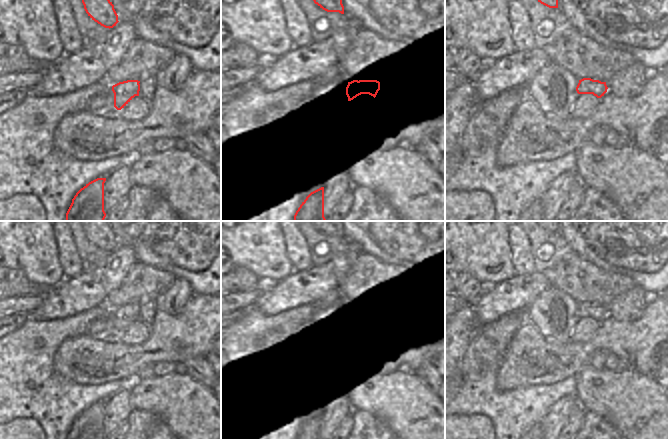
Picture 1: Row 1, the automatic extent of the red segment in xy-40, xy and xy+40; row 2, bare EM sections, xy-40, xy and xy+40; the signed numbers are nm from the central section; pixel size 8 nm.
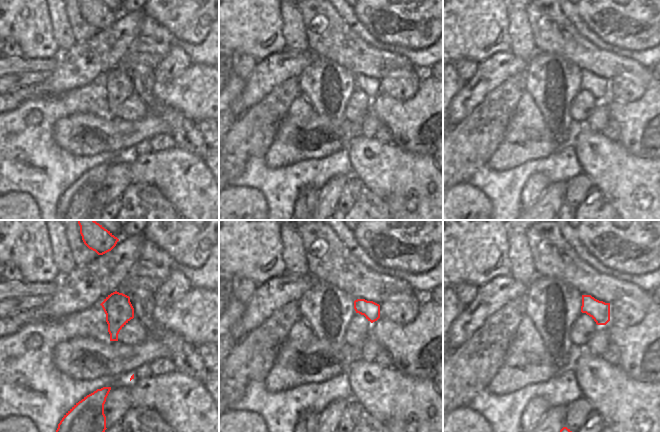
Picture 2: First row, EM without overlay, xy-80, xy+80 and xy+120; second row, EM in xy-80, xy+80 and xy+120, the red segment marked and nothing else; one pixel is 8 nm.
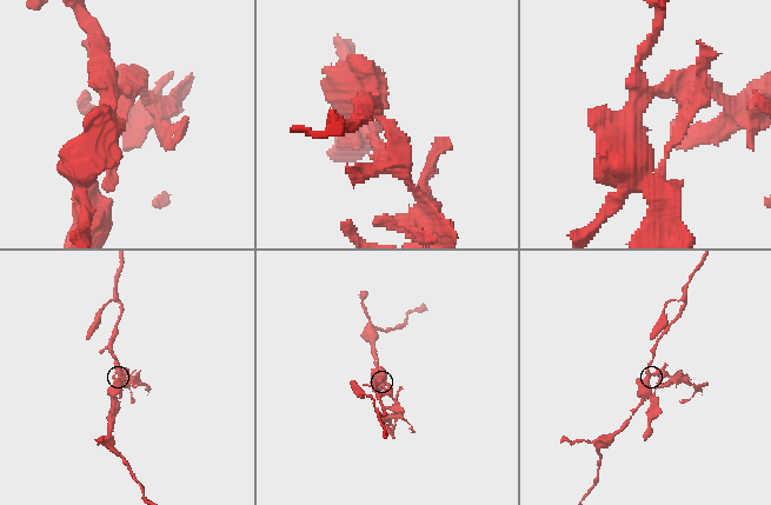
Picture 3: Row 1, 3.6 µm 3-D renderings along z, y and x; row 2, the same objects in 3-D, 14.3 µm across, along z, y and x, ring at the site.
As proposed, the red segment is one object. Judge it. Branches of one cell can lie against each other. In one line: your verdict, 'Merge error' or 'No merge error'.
Merge error.

